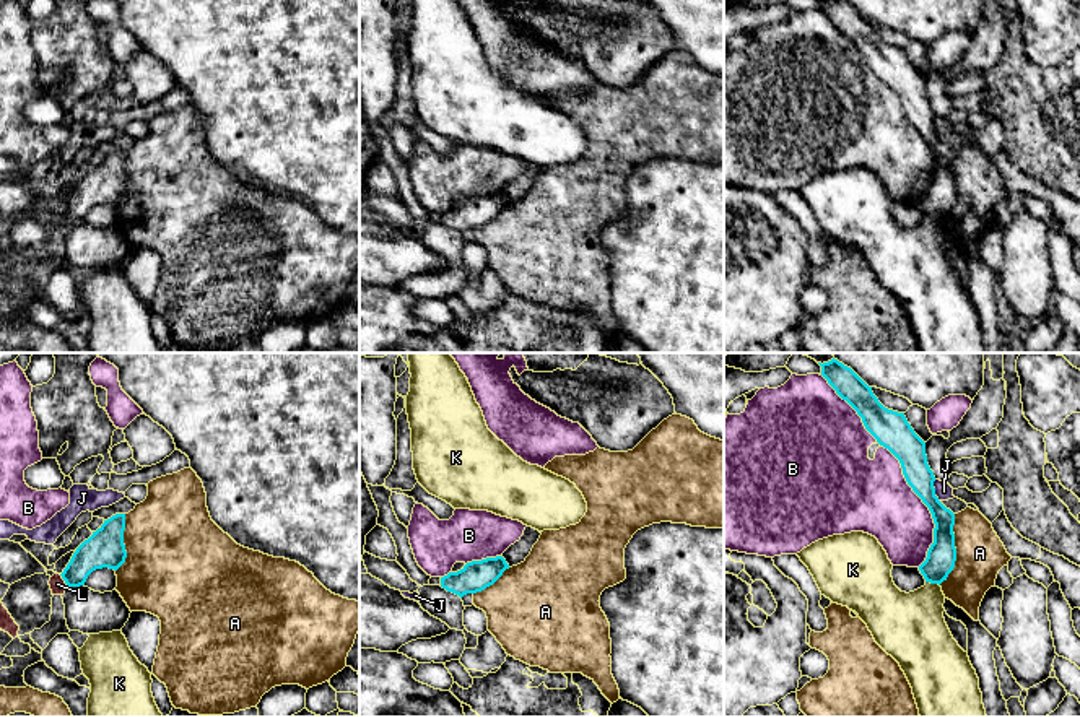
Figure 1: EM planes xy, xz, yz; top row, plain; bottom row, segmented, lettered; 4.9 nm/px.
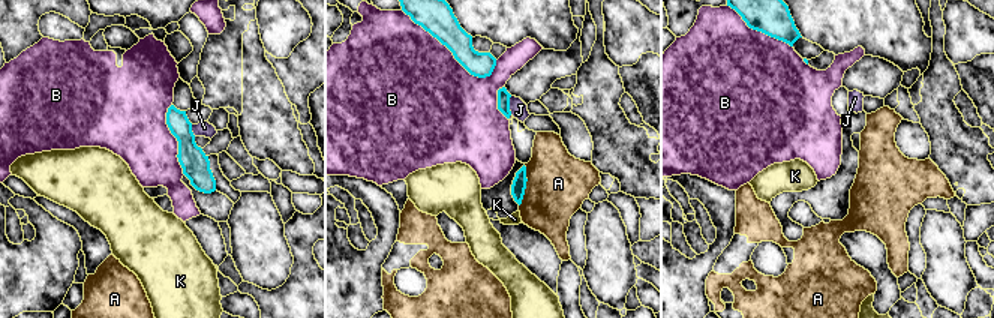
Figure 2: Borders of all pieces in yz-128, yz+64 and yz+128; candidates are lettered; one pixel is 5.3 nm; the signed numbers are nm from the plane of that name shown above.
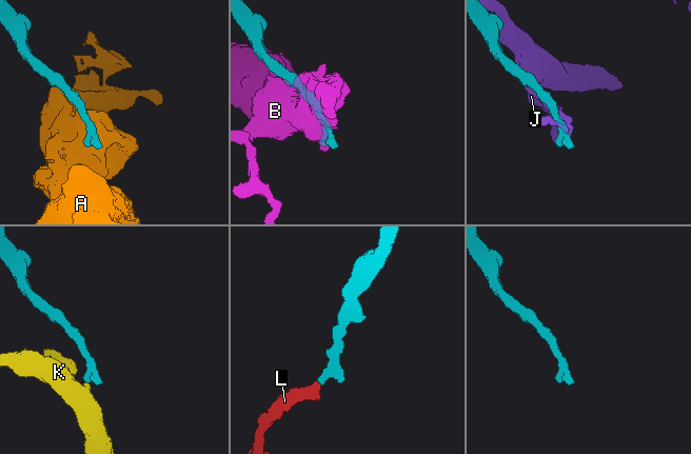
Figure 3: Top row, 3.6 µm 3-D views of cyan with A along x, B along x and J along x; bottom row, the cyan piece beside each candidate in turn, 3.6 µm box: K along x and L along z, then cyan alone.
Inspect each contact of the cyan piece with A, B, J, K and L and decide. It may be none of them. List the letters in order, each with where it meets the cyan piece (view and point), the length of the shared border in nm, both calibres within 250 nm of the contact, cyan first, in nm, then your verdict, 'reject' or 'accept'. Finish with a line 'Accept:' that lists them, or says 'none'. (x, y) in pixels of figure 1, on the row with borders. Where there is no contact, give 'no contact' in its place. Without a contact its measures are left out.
A: yz (955, 550) | 360 nm | 140/240 nm | reject
B: yz (926, 504) | 650 nm | 140/340 nm | reject
J: yz (934, 491) | 110 nm | 160/90 nm | reject
K: yz (932, 582) | 80 nm | 140/340 nm | reject
L: xy (64, 579) | 80 nm | 180/80 nm | accept
Accept: L

